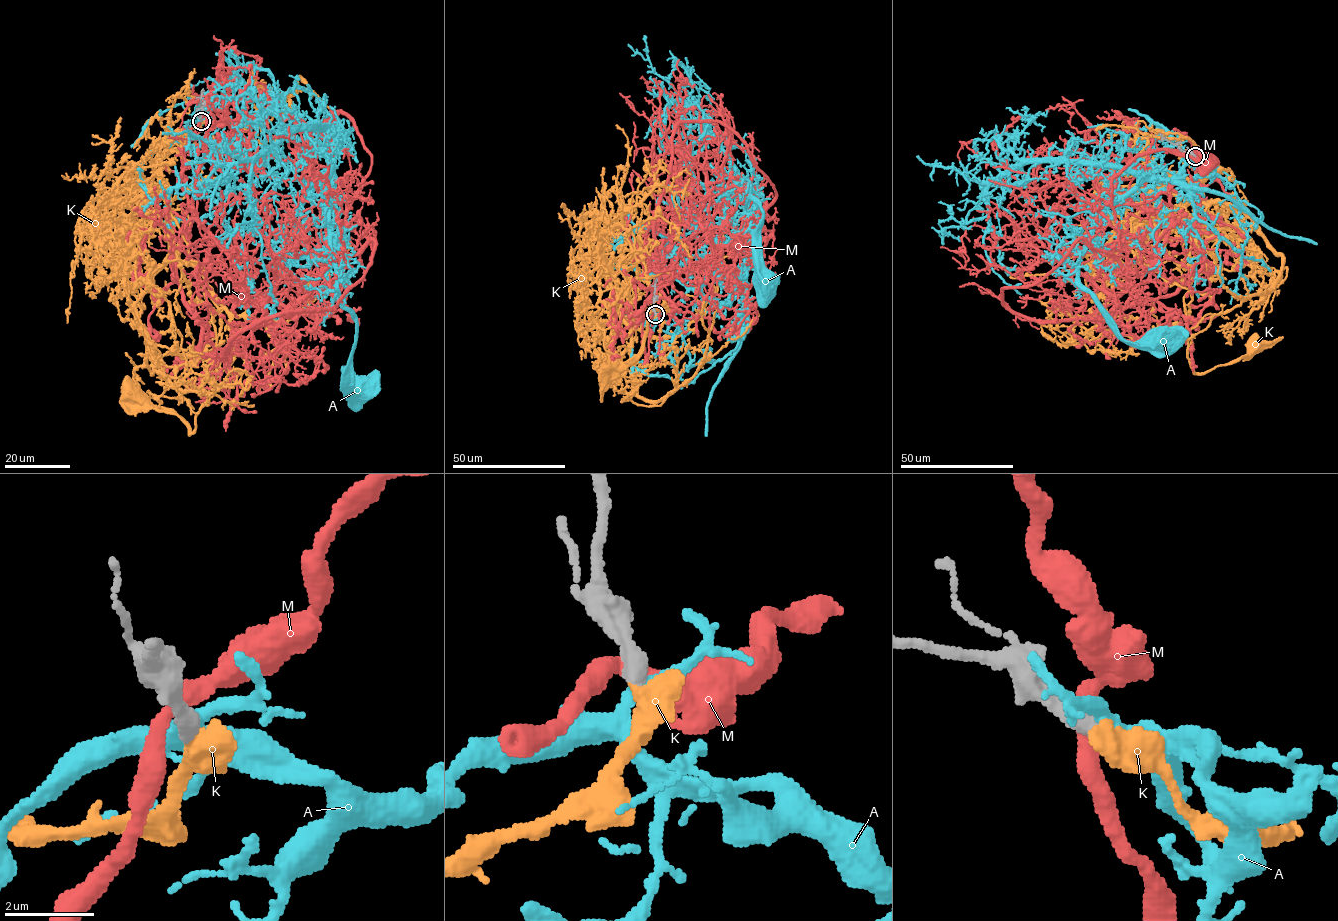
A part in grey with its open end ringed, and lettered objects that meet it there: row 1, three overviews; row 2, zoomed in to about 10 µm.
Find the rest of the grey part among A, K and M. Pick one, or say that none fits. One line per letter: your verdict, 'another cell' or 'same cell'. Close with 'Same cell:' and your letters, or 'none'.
A: another cell
K: same cell
M: another cell
Same cell: K

